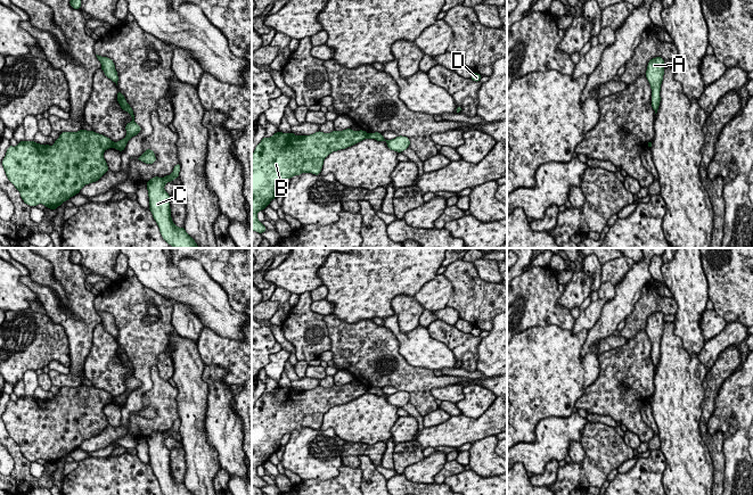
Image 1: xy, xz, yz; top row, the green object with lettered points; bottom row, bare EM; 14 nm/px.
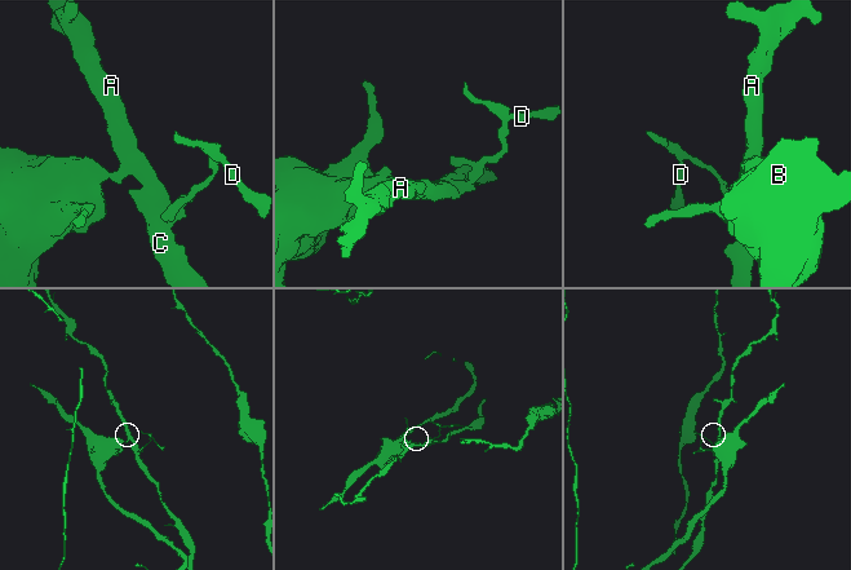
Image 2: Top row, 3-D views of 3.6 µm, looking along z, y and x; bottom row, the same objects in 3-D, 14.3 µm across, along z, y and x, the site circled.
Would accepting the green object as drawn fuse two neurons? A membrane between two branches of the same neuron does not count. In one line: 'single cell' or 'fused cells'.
fused cells

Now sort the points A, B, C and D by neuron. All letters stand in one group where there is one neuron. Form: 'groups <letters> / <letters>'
groups A C D / B

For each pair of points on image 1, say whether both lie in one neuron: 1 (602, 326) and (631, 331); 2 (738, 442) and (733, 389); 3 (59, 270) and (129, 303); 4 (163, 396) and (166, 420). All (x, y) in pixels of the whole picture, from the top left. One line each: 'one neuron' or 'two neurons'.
1: two neurons
2: one neuron
3: two neurons
4: one neuron

